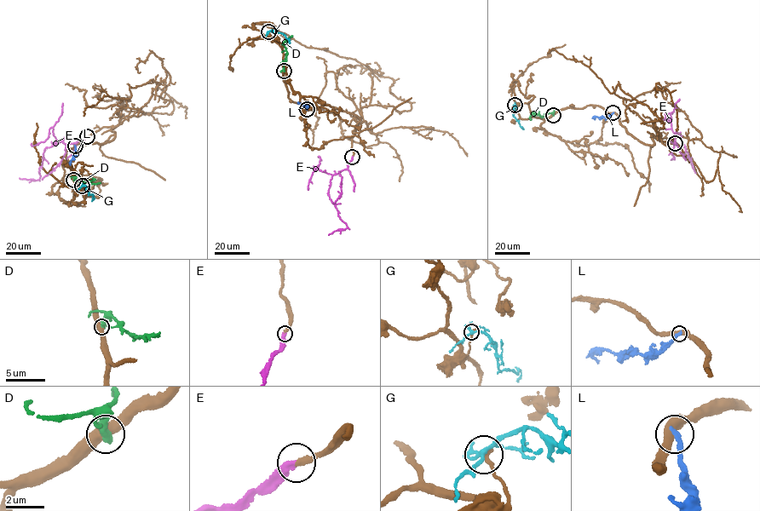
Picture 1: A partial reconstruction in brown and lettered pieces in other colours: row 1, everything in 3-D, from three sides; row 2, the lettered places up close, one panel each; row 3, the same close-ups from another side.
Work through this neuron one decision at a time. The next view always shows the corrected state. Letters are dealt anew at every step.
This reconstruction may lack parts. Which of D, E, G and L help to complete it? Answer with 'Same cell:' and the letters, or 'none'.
Same cell: E

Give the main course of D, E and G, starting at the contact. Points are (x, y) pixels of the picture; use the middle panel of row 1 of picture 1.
D: (284, 71), (283, 61), (286, 52), (283, 43), (292, 36)
E: (353, 157), (347, 169), (332, 175), (328, 193), (338, 211), (338, 215), (347, 226), (328, 235)
G: (268, 32), (273, 30), (283, 33), (289, 43)

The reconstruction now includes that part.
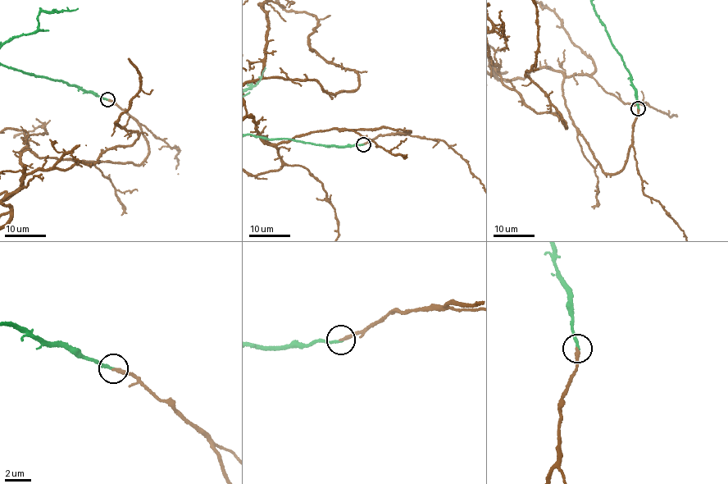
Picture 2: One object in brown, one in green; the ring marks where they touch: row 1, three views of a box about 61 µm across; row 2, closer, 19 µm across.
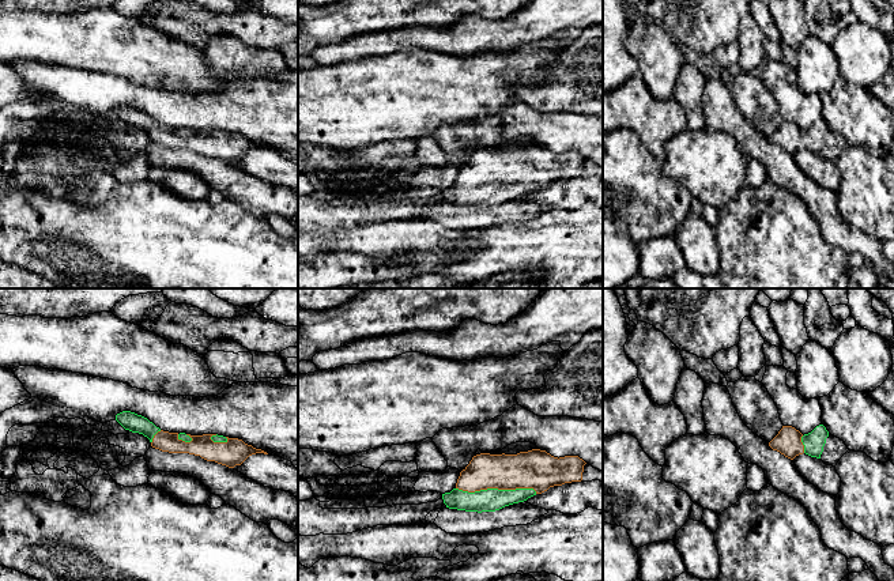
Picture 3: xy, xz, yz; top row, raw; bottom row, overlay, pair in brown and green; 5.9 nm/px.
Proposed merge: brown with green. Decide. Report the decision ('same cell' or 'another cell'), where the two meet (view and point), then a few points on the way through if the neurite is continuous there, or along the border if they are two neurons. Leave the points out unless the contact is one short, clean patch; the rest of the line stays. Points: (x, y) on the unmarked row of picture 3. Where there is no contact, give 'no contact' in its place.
same cell; meets brown in xz at (497, 183)

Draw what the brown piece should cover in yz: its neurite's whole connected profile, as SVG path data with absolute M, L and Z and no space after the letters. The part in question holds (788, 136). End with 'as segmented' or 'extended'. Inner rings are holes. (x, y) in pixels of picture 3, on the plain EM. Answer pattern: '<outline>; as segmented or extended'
M823 120L816 121L804 131L792 121L782 121L778 129L769 137L769 142L791 155L803 148L821 154L827 132L829 127Z; extended

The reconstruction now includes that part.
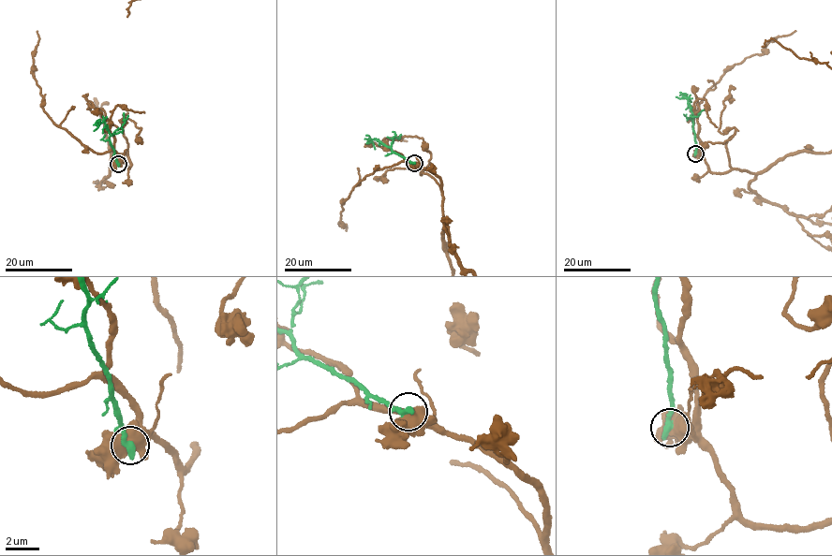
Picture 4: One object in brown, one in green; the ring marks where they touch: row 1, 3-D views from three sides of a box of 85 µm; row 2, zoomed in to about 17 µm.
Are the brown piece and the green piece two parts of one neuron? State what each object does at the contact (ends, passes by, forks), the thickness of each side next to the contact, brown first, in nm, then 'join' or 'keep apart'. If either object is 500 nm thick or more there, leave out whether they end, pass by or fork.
750/440 nm | keep apart

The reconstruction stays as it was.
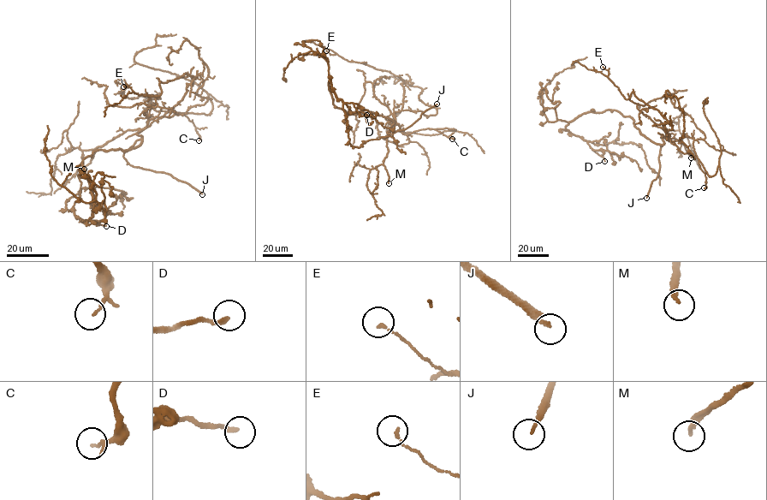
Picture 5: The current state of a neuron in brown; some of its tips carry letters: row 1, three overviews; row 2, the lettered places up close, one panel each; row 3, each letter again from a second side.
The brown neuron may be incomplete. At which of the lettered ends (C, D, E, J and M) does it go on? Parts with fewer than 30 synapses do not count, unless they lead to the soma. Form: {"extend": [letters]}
{"extend": ["J", "M"]}

